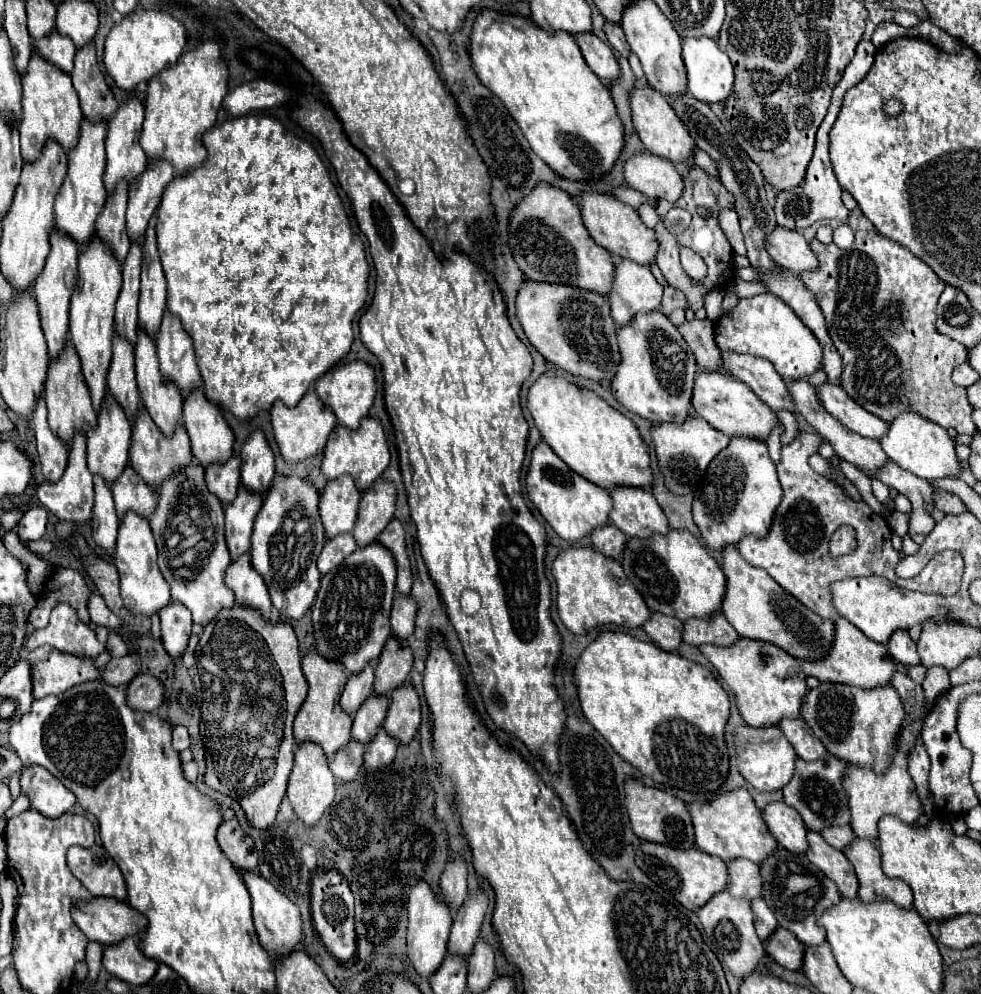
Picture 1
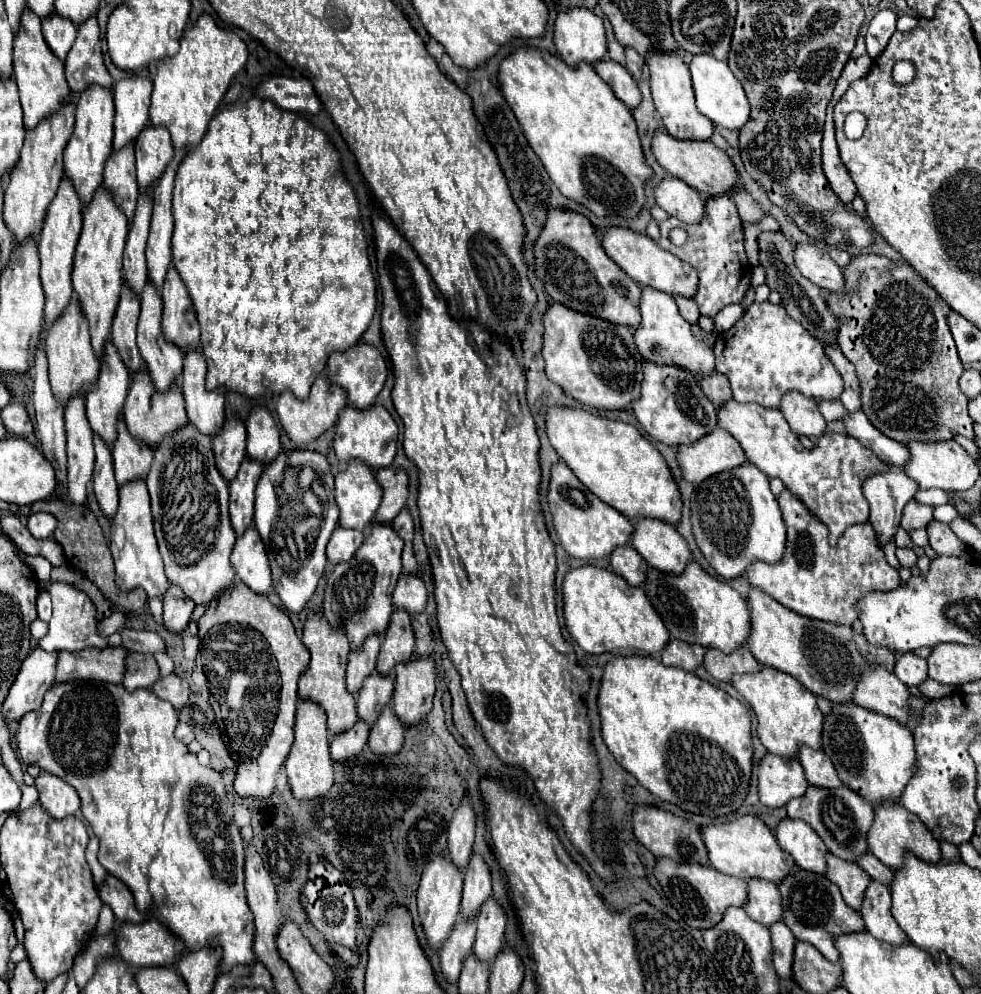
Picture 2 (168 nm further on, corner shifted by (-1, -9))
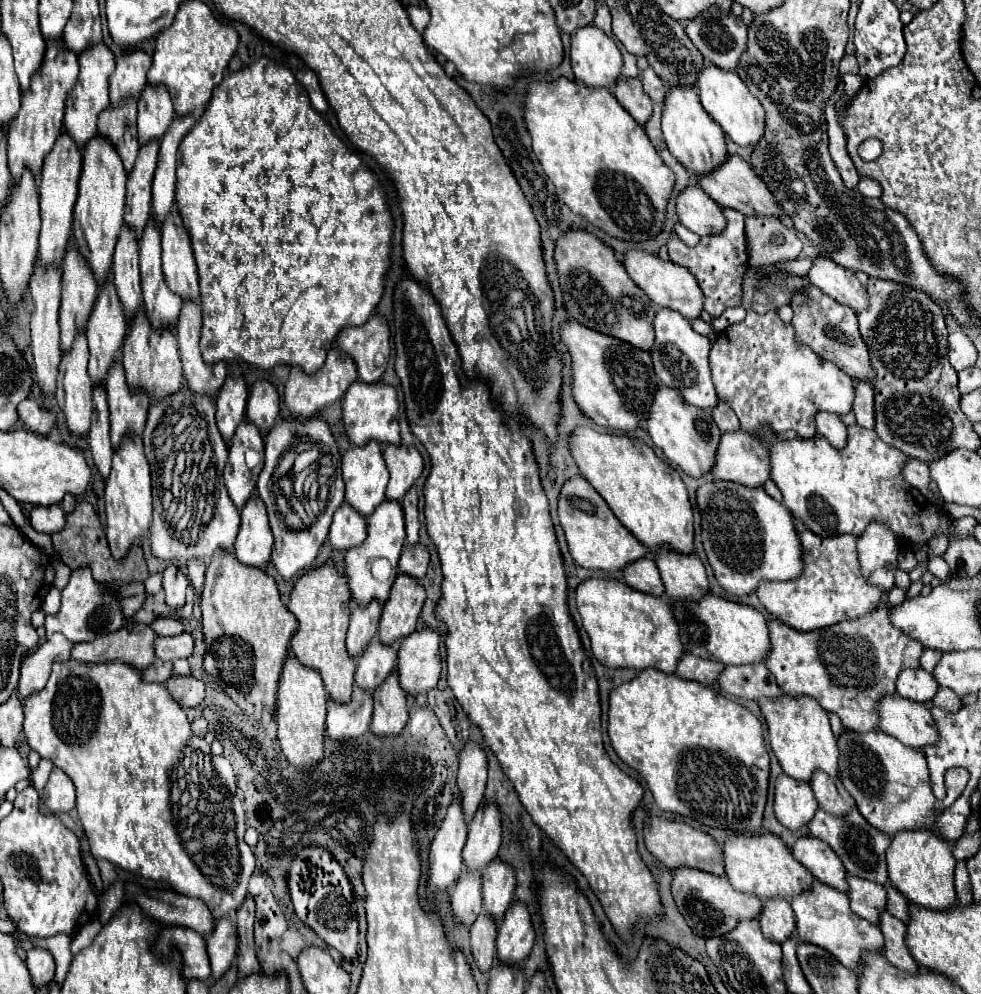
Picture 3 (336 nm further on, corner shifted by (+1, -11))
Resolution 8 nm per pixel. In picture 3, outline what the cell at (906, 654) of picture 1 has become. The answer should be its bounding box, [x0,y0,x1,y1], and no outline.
[896,669,938,705]

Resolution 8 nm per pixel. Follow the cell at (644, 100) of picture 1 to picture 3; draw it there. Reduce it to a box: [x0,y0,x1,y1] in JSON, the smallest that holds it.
[696,155,784,217]

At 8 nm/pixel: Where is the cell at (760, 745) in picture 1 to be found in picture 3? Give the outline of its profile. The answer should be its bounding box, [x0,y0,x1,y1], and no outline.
[774,775,818,831]

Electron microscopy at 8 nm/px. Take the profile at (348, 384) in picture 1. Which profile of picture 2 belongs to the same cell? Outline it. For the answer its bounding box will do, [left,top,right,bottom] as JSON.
[326,343,388,411]

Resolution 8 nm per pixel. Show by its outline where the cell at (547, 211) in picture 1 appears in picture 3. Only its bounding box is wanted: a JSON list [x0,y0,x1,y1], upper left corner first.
[556,231,654,351]

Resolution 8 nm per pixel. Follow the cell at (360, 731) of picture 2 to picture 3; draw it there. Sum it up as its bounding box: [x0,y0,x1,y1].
[326,683,372,739]

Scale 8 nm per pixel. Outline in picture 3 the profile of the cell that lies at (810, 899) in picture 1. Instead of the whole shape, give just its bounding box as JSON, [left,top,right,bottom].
[790,881,884,971]

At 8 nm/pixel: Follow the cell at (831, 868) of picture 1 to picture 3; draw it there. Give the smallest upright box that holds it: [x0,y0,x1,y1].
[848,875,888,923]

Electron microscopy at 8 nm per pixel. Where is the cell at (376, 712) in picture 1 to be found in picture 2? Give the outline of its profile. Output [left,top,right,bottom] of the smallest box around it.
[356,671,394,725]

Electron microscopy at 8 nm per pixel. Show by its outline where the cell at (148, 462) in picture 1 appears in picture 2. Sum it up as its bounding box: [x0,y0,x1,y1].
[124,371,188,449]

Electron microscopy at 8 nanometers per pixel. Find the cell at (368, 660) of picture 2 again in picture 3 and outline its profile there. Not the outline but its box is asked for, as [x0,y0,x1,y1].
[346,601,382,659]

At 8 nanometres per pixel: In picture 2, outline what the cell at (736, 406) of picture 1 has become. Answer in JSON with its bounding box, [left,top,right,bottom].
[718,399,886,543]

